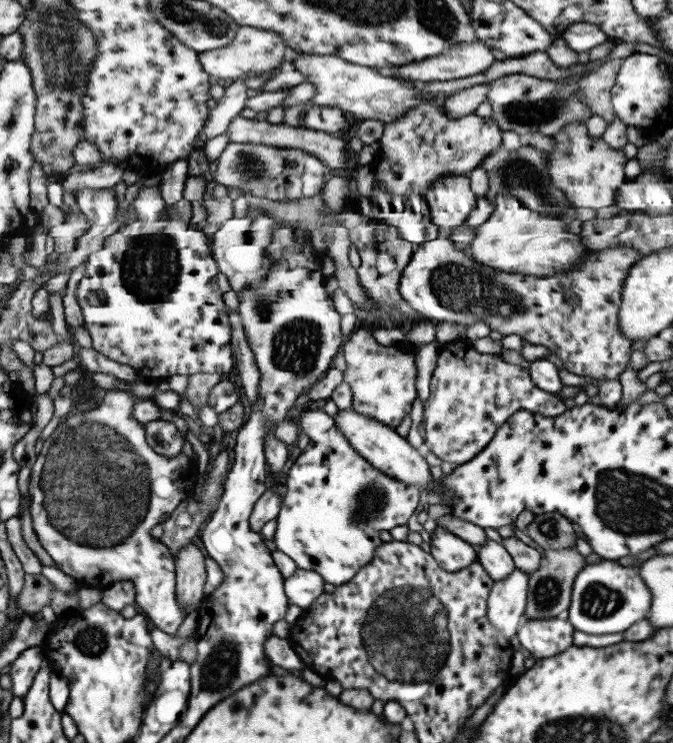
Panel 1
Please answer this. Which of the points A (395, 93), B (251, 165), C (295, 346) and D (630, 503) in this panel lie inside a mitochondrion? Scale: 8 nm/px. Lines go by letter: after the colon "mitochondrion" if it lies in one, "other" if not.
A: other
B: mitochondrion
C: mitochondrion
D: mitochondrion

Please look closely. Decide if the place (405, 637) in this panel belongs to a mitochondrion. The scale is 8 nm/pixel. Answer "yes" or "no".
yes

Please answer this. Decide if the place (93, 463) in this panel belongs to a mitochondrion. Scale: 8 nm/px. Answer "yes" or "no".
yes

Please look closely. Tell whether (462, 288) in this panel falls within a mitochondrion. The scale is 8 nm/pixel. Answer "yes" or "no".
yes

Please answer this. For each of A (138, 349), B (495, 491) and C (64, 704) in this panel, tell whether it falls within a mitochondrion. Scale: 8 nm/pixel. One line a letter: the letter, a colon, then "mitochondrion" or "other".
A: other
B: other
C: other

